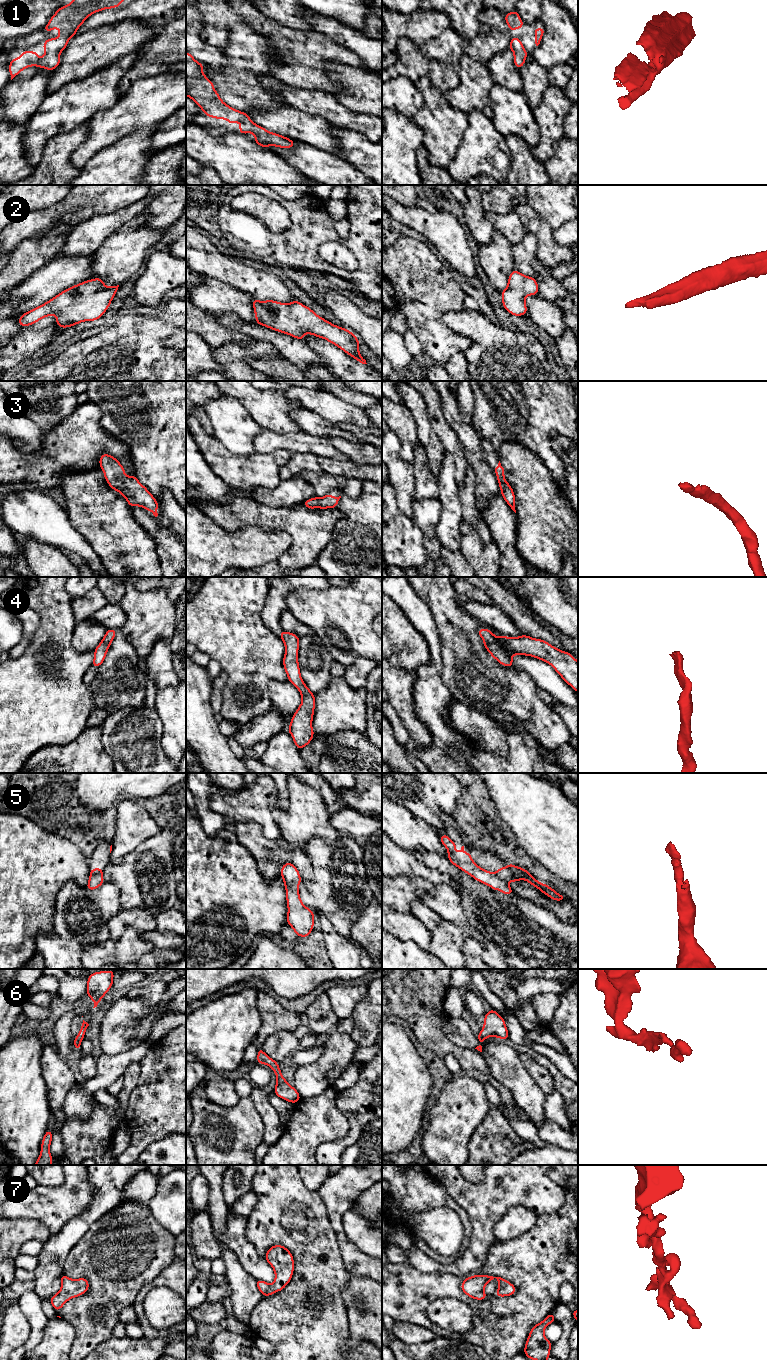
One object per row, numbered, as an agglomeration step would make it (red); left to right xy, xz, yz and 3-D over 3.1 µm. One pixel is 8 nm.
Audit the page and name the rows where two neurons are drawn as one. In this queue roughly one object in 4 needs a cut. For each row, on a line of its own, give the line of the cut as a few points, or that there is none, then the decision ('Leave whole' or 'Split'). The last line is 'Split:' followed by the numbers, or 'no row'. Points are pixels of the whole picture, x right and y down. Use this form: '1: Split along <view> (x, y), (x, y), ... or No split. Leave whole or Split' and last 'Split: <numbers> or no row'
1: No split. Leave whole
2: No split. Leave whole
3: No split. Leave whole
4: No split. Leave whole
5: No split. Leave whole
6: No split. Leave whole
7: No split. Leave whole
Split: no row

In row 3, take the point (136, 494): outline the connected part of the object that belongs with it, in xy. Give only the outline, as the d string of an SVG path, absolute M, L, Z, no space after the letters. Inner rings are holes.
M103 453L99 459L99 464L104 472L104 477L109 486L120 492L127 500L130 507L140 506L158 516L158 501L143 486L136 476L127 476L124 467L113 456Z

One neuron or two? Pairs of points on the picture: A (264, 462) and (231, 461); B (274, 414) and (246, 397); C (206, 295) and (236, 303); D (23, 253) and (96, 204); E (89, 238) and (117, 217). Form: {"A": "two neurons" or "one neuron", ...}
{"A": "one neuron", "B": "one neuron", "C": "one neuron", "D": "two neurons", "E": "one neuron"}

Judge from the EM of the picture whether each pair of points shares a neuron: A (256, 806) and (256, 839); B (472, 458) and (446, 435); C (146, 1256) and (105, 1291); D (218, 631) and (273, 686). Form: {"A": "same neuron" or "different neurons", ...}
{"A": "different neurons", "B": "different neurons", "C": "same neuron", "D": "different neurons"}

